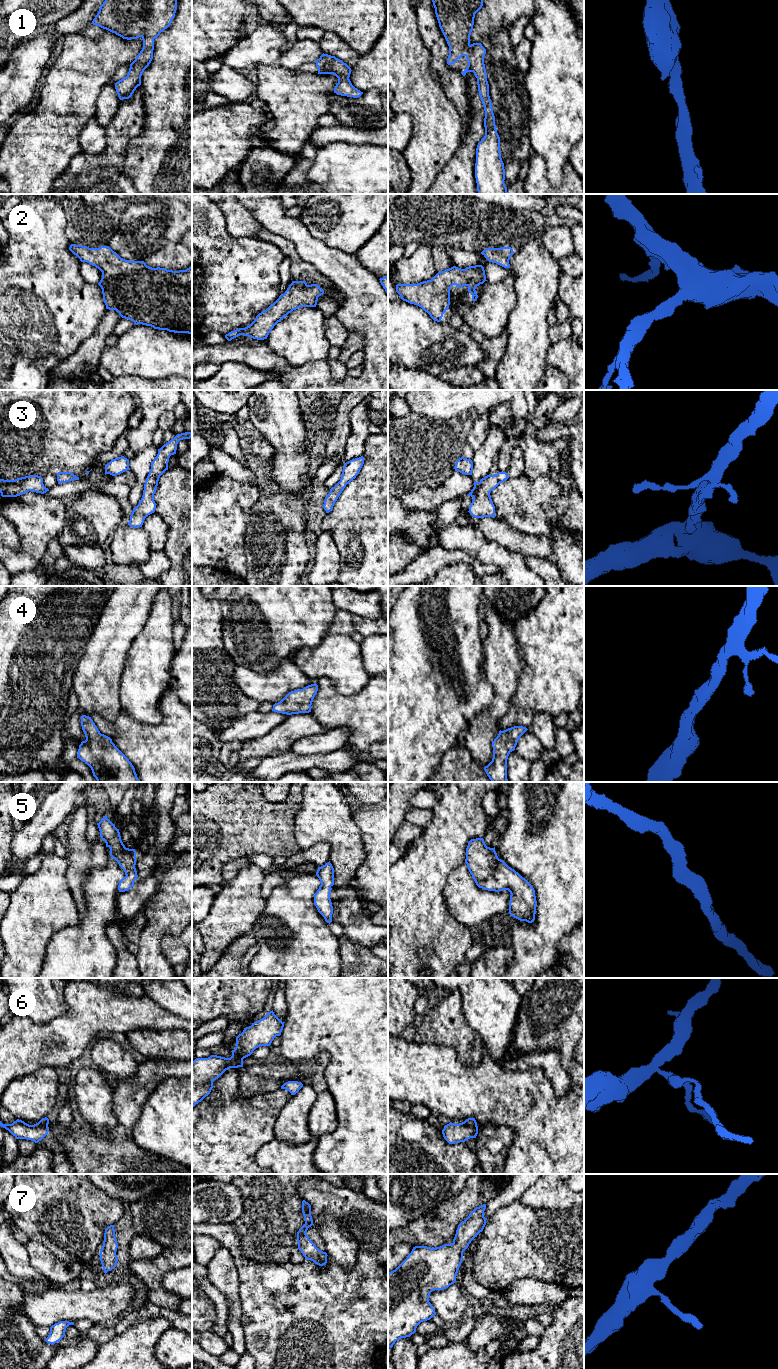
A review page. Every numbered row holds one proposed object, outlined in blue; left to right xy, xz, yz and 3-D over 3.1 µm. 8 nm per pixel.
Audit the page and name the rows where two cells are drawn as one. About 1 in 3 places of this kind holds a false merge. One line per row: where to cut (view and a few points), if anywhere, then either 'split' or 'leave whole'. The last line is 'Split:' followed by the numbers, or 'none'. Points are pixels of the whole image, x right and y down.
1: no cut; leave whole
2: no cut; leave whole
3: no cut; leave whole
4: no cut; leave whole
5: no cut; leave whole
6: cut in yz along (464, 1121), (469, 1125), (476, 1126); split
7: no cut; leave whole
Split: 6

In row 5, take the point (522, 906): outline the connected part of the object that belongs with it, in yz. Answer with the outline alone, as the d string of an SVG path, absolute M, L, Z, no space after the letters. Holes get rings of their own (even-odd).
M483 838L471 839L466 848L465 863L479 888L510 892L511 916L520 921L534 922L537 901L533 886L498 858L495 847L487 847Z

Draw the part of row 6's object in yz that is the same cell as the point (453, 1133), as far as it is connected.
M450 1122L444 1126L442 1134L449 1144L465 1142L467 1139L476 1138L478 1126L469 1126L465 1122L459 1124Z

